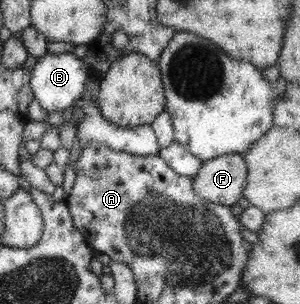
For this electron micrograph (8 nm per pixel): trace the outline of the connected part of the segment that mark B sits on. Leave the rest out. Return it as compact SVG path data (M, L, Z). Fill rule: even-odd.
M48 53L41 56L30 73L30 89L32 89L34 99L38 100L40 106L48 113L66 110L68 106L72 106L74 102L86 95L88 67L83 59L76 57L74 53Z

